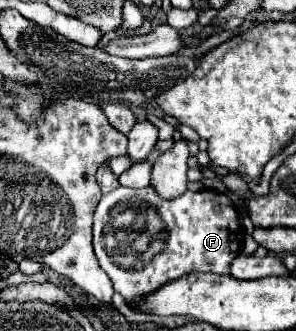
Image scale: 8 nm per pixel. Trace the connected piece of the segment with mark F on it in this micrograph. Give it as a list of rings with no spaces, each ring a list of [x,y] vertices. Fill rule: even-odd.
[[[152,186],[146,188],[116,188],[100,198],[94,212],[94,252],[102,270],[110,276],[114,290],[124,296],[126,302],[136,300],[164,286],[166,282],[184,276],[188,272],[216,272],[228,274],[230,262],[240,254],[242,224],[230,198],[216,190],[186,190],[174,200],[162,200]]]

